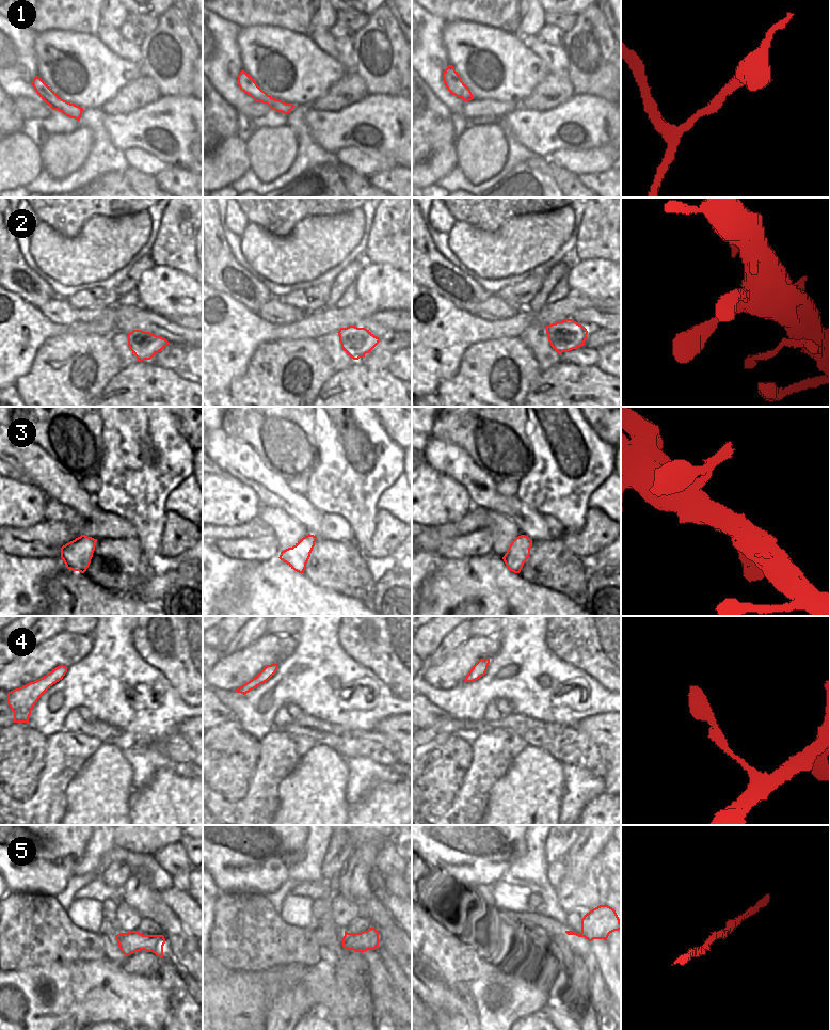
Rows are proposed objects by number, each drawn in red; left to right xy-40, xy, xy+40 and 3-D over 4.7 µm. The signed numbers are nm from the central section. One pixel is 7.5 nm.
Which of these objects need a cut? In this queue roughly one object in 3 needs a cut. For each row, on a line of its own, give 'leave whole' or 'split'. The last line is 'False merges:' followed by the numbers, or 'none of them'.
1: leave whole
2: leave whole
3: leave whole
4: leave whole
5: leave whole
False merges: none of them

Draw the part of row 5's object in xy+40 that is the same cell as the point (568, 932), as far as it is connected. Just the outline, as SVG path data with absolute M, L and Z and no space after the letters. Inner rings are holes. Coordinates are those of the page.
M600 905L581 919L581 932L565 931L568 935L585 937L589 941L593 939L607 940L610 933L621 930L621 922L616 910L608 905Z

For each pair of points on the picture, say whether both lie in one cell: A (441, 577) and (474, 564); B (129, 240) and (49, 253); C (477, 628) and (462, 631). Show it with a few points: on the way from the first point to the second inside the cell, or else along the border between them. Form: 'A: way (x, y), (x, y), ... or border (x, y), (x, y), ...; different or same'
A: way (449, 577), (460, 577), (465, 572); same
B: way (109, 243), (105, 244), (96, 253), (69, 253); same
C: border (469, 627), (471, 636); different

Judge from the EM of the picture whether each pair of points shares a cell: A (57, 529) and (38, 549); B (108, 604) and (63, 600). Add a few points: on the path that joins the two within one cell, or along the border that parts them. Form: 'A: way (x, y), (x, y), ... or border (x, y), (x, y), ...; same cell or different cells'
A: border (18, 538), (60, 548); different cells
B: way (97, 604), (76, 604), (74, 602); same cell

